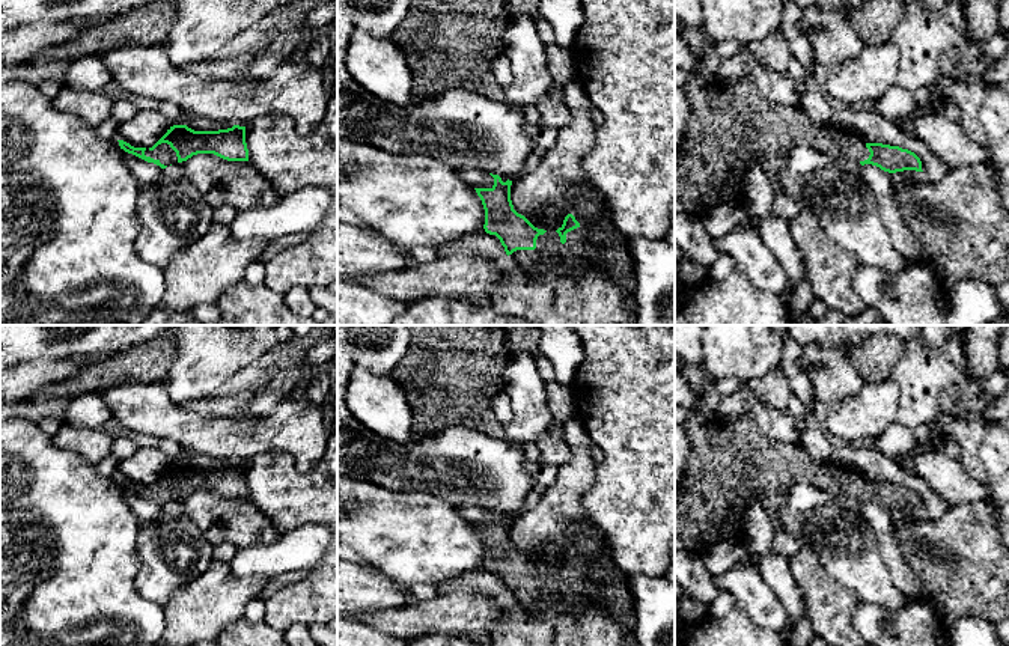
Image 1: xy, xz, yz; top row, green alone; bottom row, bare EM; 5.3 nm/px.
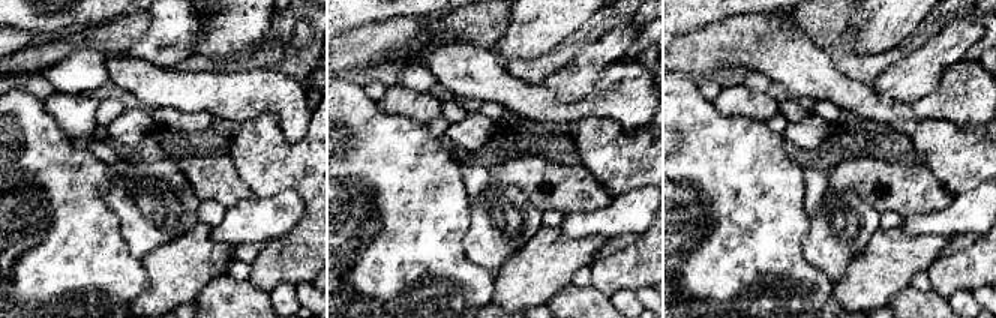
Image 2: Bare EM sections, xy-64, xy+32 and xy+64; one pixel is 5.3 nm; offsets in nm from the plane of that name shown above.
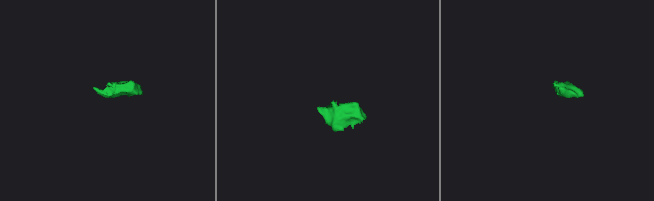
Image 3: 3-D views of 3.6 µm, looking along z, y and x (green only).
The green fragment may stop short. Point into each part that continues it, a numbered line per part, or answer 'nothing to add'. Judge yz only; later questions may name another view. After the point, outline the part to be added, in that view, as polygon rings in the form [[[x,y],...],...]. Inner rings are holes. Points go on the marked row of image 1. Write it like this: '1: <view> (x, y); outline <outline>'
1: yz (729, 124); outline [[[688,72],[684,90],[691,102],[691,113],[685,136],[675,148],[675,214],[682,211],[703,220],[717,205],[744,205],[745,172],[754,157],[771,178],[774,193],[780,194],[780,175],[797,146],[812,146],[824,154],[858,163],[870,155],[858,137],[828,123],[813,122],[801,105],[779,105],[768,101],[751,74],[736,83],[714,81],[700,86],[694,72]]]

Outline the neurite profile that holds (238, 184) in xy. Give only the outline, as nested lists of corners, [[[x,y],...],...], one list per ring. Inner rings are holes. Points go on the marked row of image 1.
[[[197,154],[178,163],[173,176],[188,179],[212,208],[227,205],[239,212],[248,208],[270,206],[280,199],[271,184],[248,161],[227,161],[214,154]]]

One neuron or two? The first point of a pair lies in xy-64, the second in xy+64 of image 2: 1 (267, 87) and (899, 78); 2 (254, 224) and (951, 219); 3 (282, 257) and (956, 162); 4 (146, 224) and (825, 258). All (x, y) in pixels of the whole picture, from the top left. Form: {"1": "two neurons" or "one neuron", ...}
{"1": "two neurons", "2": "one neuron", "3": "one neuron", "4": "one neuron"}

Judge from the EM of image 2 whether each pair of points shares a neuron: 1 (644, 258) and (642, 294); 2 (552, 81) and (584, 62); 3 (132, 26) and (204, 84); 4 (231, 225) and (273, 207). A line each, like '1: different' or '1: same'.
1: different
2: same
3: different
4: same

